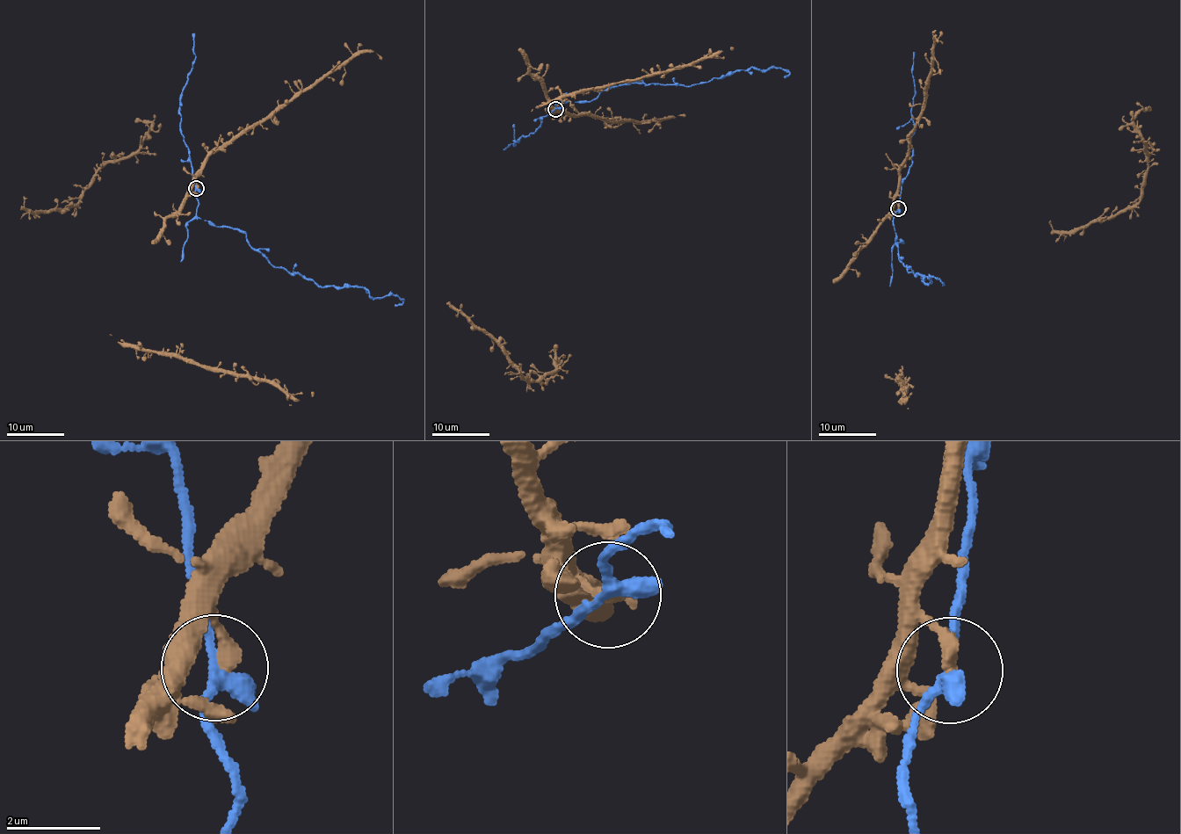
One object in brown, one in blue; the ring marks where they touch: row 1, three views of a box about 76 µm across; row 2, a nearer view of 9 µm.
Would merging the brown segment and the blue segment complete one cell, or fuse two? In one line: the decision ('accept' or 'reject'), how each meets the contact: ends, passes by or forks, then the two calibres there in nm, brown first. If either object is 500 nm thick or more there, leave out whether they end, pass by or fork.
accept; brown ends; blue passes by; calibres 320 and 300 nm

